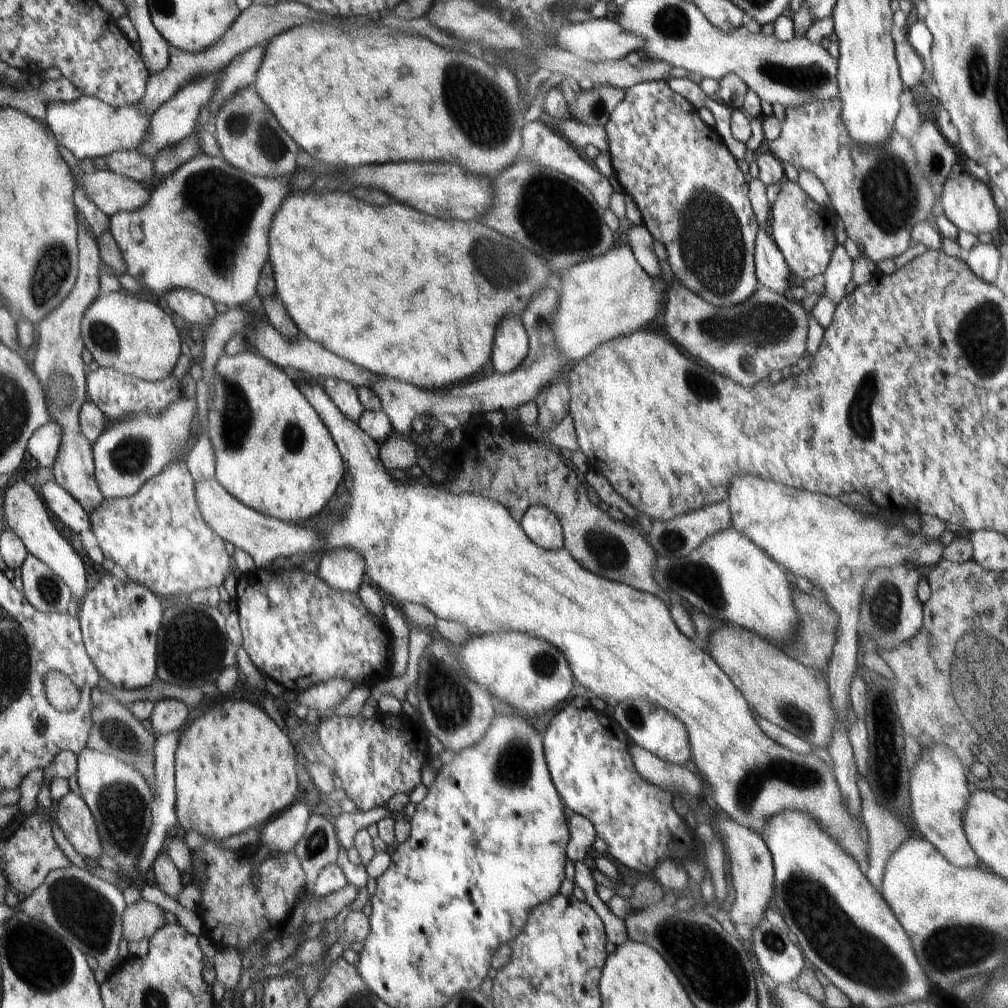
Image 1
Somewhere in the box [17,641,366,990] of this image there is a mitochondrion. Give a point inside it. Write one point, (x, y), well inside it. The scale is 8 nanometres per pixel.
(83, 911)

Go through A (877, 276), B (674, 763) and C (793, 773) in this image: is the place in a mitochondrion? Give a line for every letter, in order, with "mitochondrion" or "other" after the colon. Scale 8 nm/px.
A: other
B: other
C: mitochondrion

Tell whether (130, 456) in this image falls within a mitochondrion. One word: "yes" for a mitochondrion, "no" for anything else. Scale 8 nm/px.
yes

